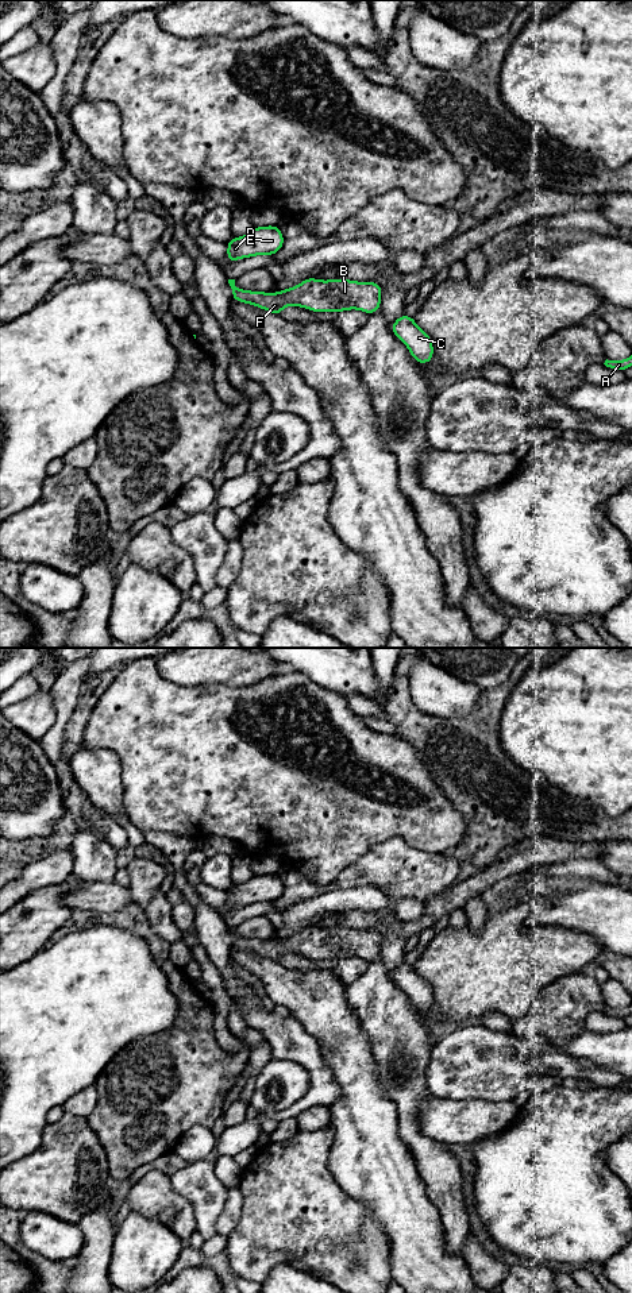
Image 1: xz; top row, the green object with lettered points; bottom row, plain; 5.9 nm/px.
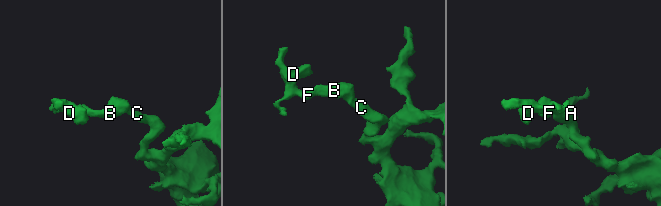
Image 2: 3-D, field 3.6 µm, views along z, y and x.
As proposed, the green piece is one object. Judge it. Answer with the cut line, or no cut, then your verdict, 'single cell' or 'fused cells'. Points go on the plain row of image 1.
cut none; single cell

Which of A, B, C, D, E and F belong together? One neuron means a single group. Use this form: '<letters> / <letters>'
A B C D E F

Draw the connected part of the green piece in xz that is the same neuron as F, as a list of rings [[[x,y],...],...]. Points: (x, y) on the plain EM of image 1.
[[[307,926],[298,934],[278,941],[242,938],[235,934],[235,927],[228,927],[228,931],[232,937],[232,949],[255,953],[277,964],[288,953],[301,954],[312,960],[359,957],[371,962],[379,958],[382,941],[378,930],[350,927]]]

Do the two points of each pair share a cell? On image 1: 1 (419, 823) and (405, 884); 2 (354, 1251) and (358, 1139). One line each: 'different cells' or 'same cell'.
1: different cells
2: different cells

